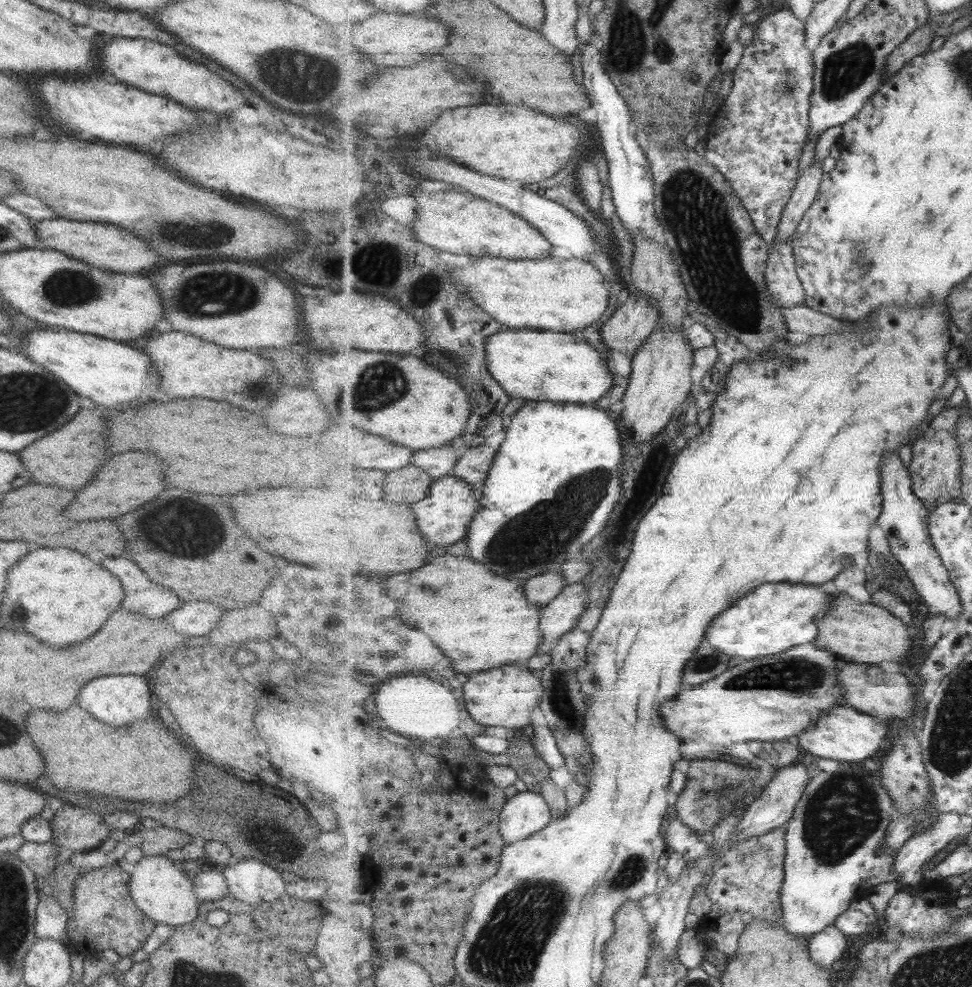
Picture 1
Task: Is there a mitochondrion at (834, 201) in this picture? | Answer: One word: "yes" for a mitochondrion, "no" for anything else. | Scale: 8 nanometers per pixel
no

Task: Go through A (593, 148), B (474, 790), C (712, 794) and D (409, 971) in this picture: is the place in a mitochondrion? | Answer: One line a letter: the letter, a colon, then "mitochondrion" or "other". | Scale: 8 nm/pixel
A: other
B: other
C: mitochondrion
D: other

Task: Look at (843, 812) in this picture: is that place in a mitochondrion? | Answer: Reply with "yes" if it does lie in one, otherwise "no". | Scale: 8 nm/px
yes

